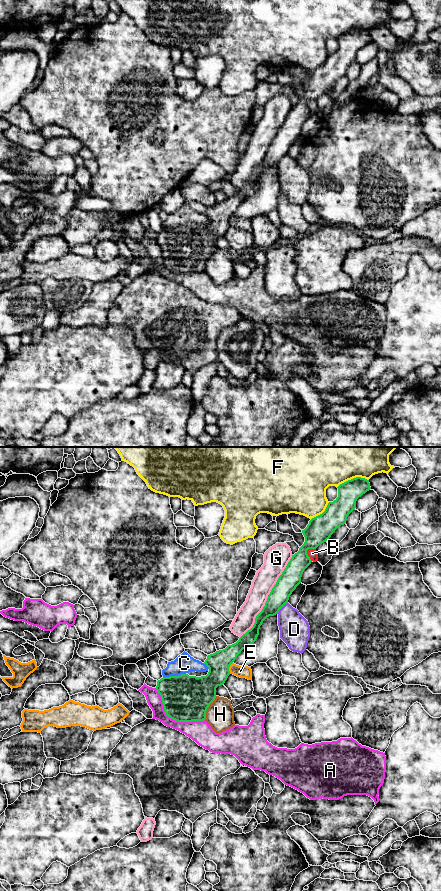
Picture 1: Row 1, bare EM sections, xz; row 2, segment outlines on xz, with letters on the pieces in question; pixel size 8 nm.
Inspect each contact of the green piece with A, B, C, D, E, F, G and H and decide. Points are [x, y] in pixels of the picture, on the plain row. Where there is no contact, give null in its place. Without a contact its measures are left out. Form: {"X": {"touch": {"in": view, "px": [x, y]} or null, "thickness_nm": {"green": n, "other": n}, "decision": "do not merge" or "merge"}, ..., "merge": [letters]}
{"A": {"touch": {"in": "xz", "px": [172, 270]}, "thickness_nm": {"green": 380, "other": 180}, "decision": "do not merge"}, "B": {"touch": {"in": "xz", "px": [306, 104]}, "thickness_nm": {"green": 200, "other": 70}, "decision": "do not merge"}, "C": {"touch": {"in": "xz", "px": [174, 228]}, "thickness_nm": {"green": 380, "other": 160}, "decision": "do not merge"}, "D": {"touch": {"in": "xz", "px": [281, 159]}, "thickness_nm": {"green": 160, "other": 240}, "decision": "do not merge"}, "E": {"touch": {"in": "xz", "px": [228, 220]}, "thickness_nm": {"green": 190, "other": 100}, "decision": "do not merge"}, "F": {"touch": {"in": "xz", "px": [353, 30]}, "thickness_nm": {"green": 180, "other": 320}, "decision": "do not merge"}, "G": {"touch": {"in": "xz", "px": [268, 149]}, "thickness_nm": {"green": 160, "other": 180}, "decision": "do not merge"}, "H": {"touch": {"in": "xz", "px": [207, 259]}, "thickness_nm": {"green": 380, "other": 220}, "decision": "do not merge"}, "merge": []}

